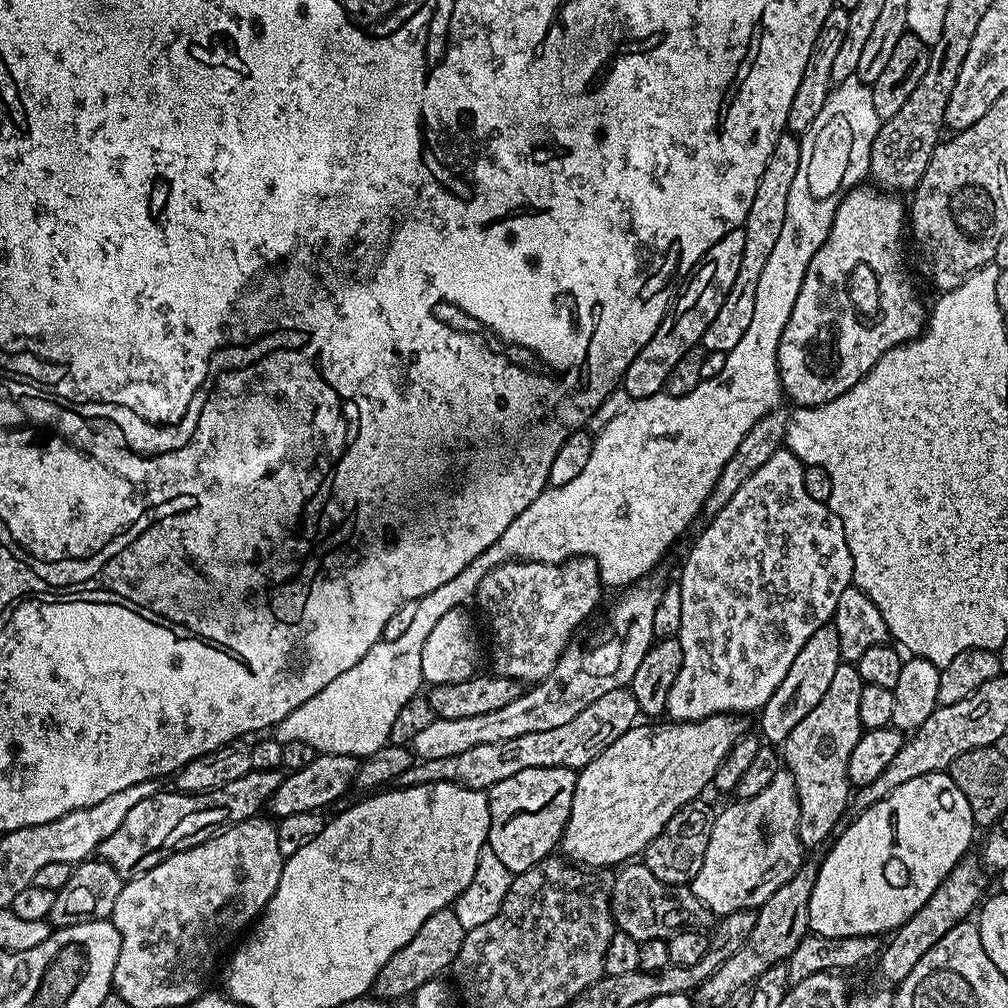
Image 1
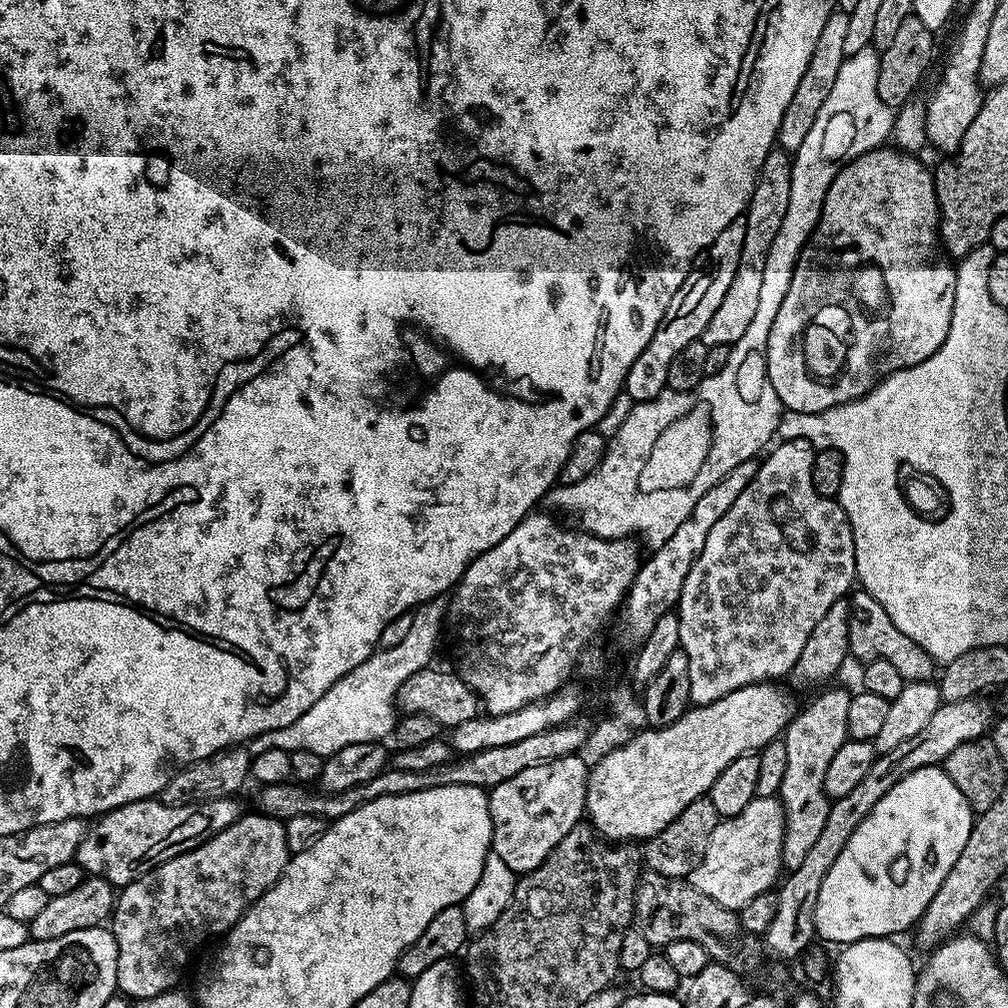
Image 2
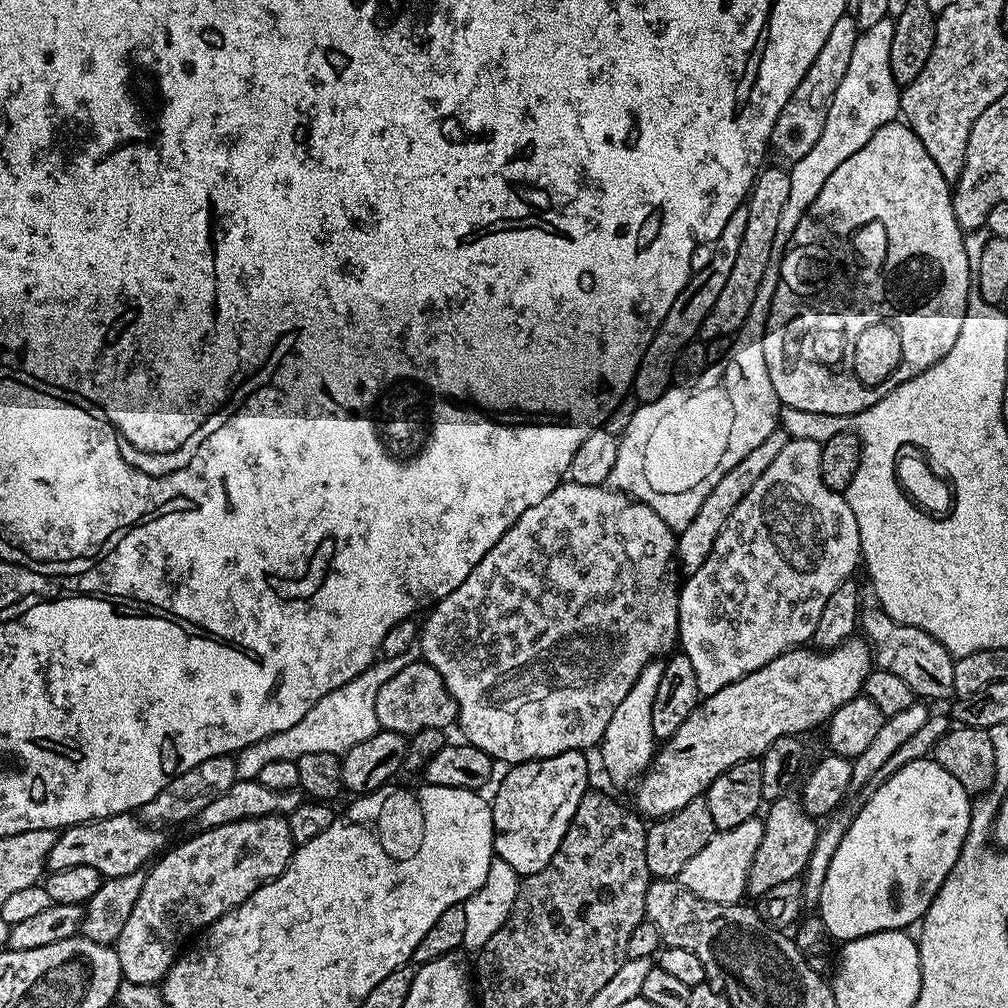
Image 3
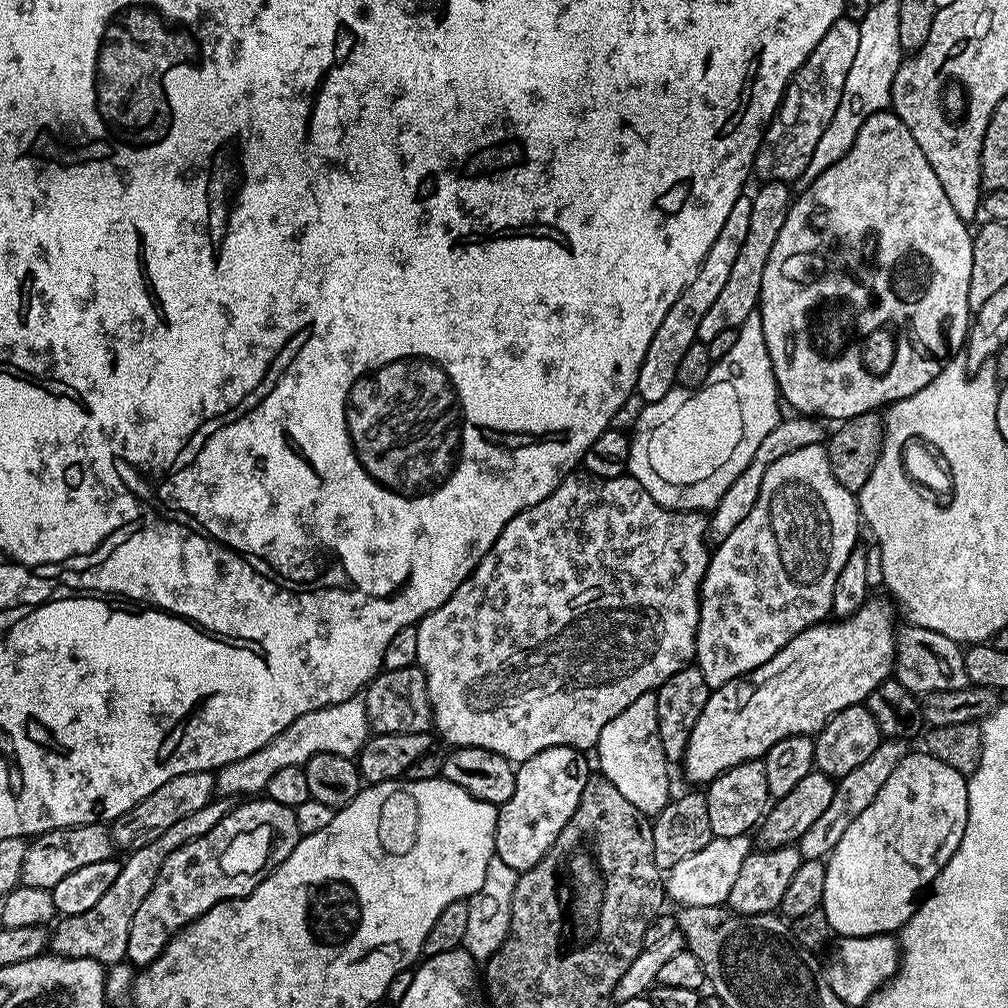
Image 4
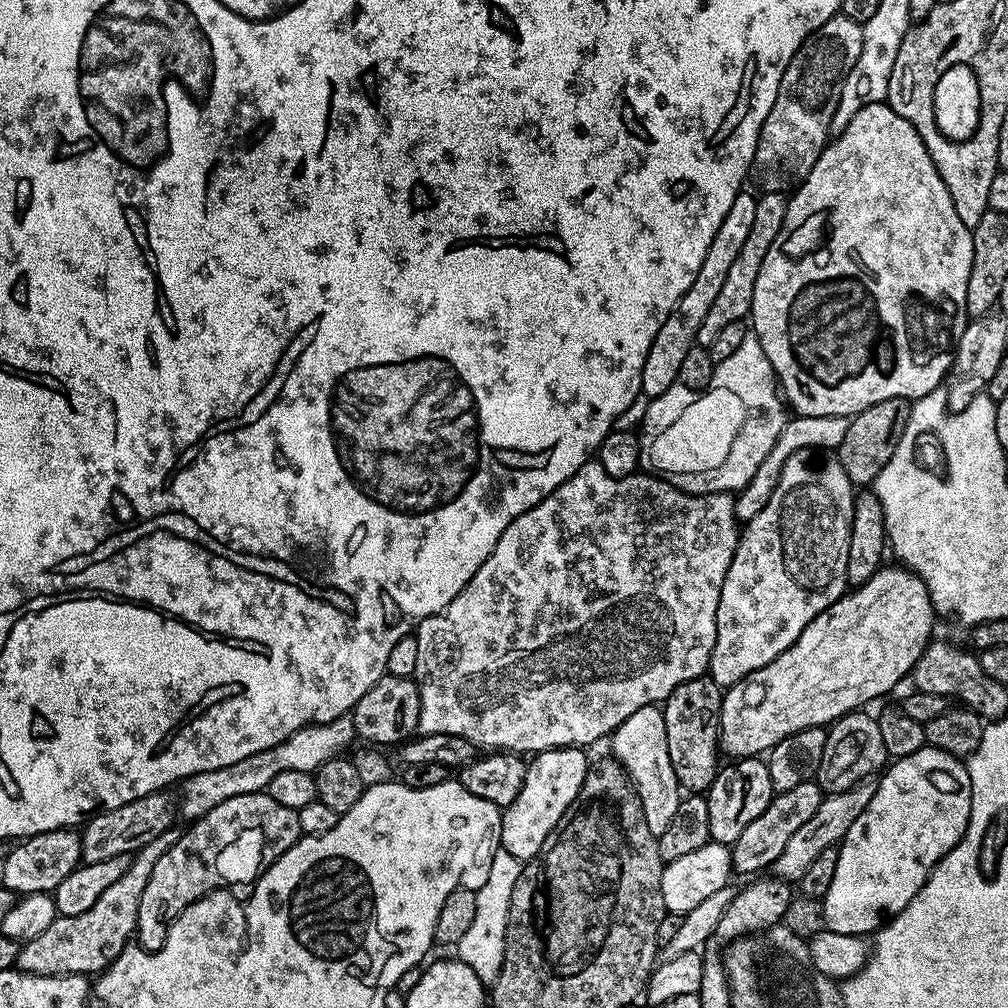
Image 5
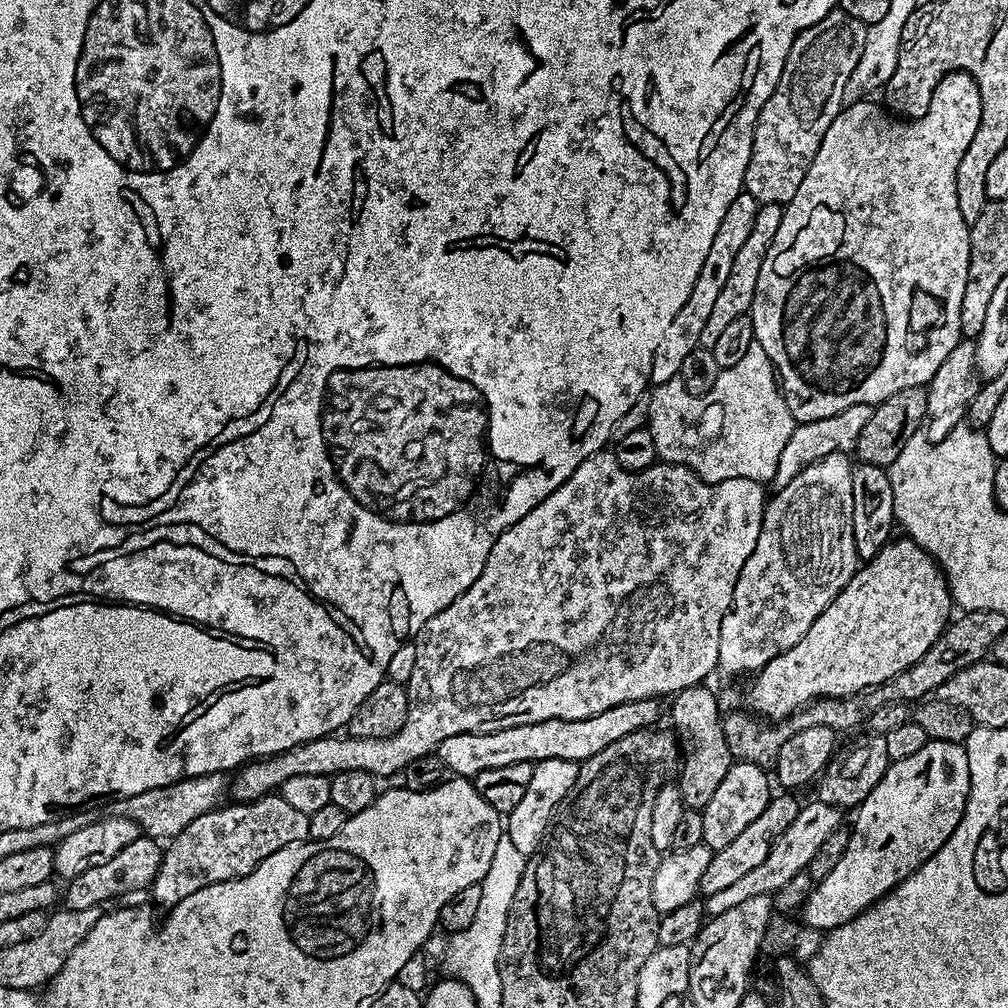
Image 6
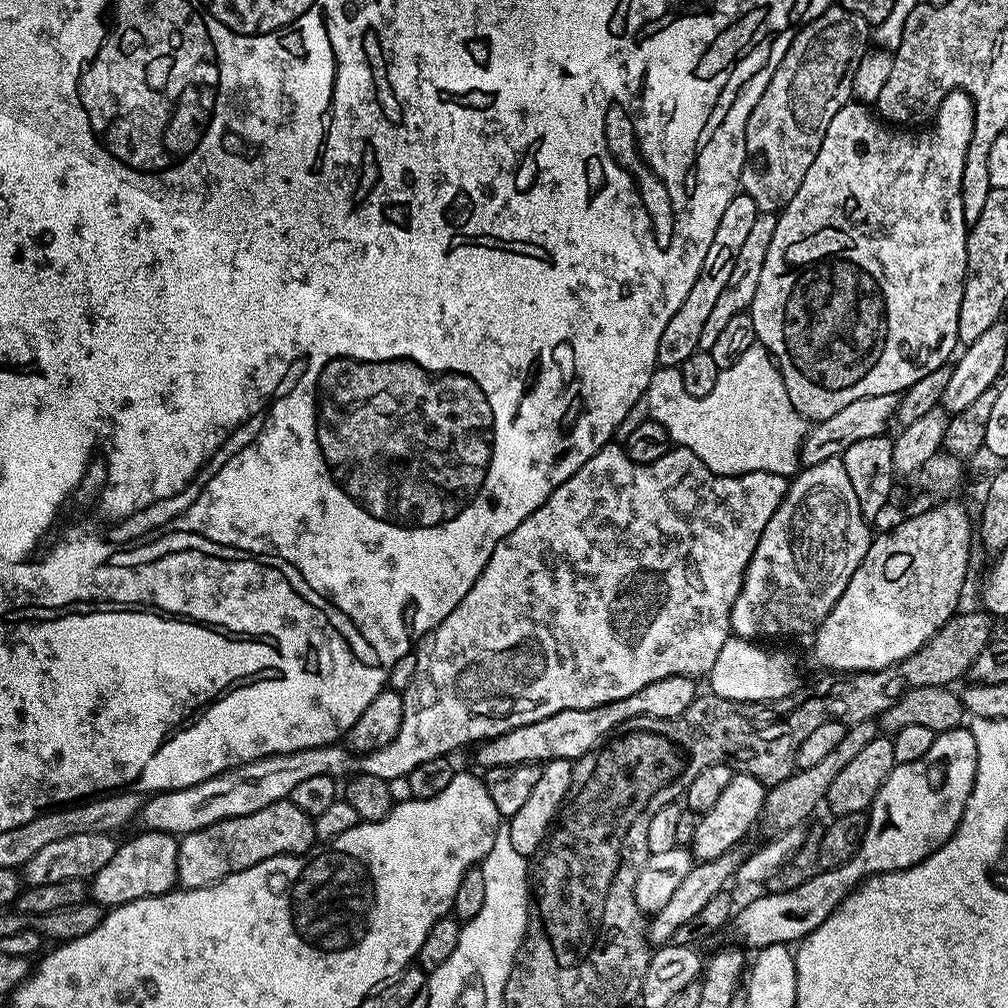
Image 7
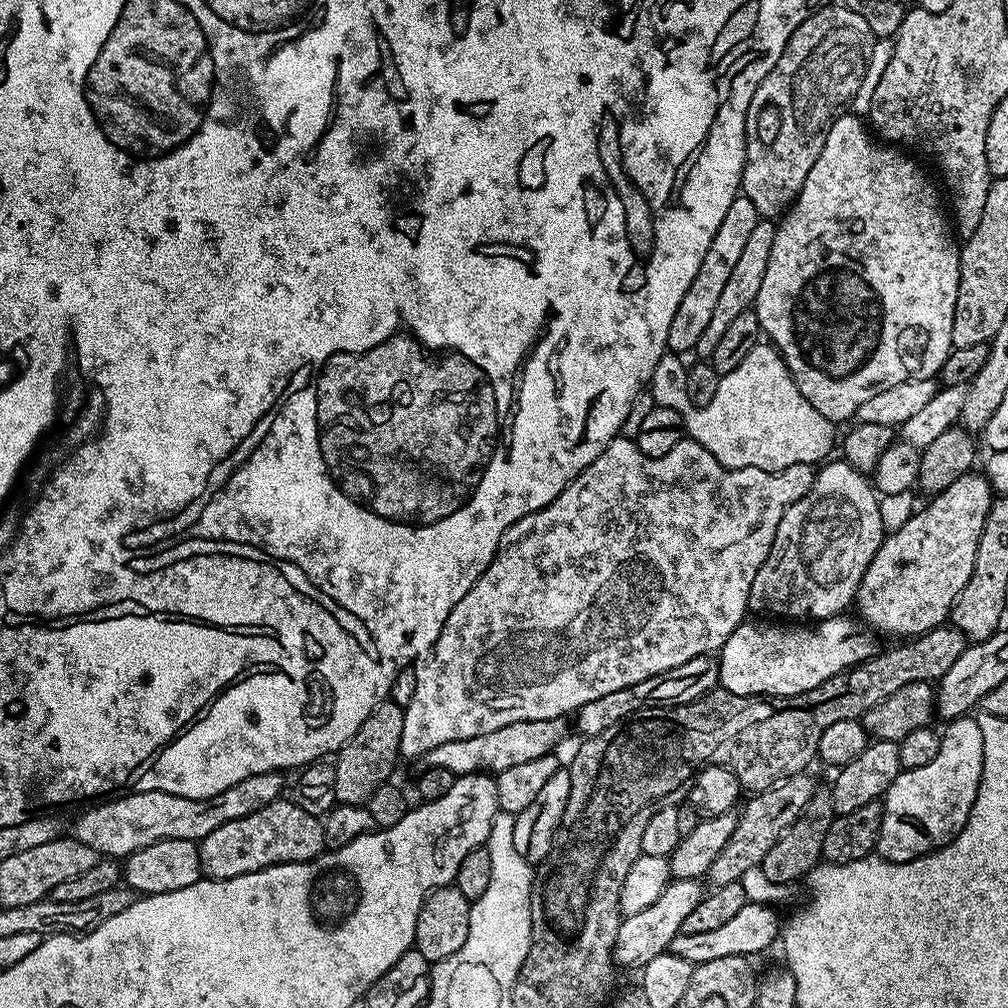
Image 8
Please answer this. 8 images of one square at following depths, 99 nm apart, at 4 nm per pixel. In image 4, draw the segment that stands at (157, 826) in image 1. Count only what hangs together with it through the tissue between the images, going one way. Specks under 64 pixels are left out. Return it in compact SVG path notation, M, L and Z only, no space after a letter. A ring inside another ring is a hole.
M103 823L79 824L69 828L55 828L41 832L25 847L20 884L51 890L68 874L94 862L113 859L114 845L111 831Z

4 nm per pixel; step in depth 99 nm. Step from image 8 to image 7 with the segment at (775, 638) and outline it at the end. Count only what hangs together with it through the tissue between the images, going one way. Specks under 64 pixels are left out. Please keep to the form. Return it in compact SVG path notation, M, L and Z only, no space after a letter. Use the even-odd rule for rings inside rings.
M729 638L718 650L714 666L710 673L712 679L711 695L721 696L738 702L766 704L770 700L781 700L797 691L796 668L788 661L784 652L771 652L768 648L759 648L759 643L739 638Z

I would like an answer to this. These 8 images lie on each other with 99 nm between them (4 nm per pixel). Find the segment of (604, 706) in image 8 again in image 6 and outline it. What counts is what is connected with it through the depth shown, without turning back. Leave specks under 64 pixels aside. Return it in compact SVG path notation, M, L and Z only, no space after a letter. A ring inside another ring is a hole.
M656 698L635 700L581 720L543 720L526 726L506 726L506 730L453 734L440 743L434 754L446 762L449 773L456 778L474 778L482 770L499 770L502 766L514 766L514 762L530 762L534 766L550 758L583 762L598 754L598 750L606 750L610 742L626 738L626 734L651 729L660 716L660 704Z

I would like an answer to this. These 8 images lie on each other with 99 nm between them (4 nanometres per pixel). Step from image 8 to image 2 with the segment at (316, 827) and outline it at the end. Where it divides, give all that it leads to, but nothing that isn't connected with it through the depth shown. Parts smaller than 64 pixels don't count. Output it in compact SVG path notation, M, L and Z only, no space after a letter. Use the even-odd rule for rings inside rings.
M248 814L241 815L240 819L234 821L230 826L226 826L226 830L222 830L222 834L214 834L214 838L202 842L202 846L198 846L189 852L178 854L178 858L170 858L166 862L162 862L154 870L142 874L142 878L125 884L119 889L118 895L115 897L115 908L112 909L110 917L110 931L112 937L116 939L116 945L118 946L118 974L116 975L116 986L127 999L135 1002L137 1000L145 1000L146 998L154 998L163 992L173 991L173 989L179 985L176 983L183 978L184 967L191 962L192 955L194 955L211 936L220 938L228 933L228 931L243 918L245 910L283 874L284 867L288 865L290 859L290 853L286 846L284 821L276 820L273 816L263 814L255 815L256 816L248 816Z

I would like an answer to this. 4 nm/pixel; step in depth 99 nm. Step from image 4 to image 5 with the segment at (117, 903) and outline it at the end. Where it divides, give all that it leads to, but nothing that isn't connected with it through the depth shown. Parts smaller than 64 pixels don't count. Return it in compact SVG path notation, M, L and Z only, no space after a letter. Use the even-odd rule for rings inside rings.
M173 826L158 834L154 842L146 842L146 846L142 846L131 857L128 872L107 887L90 910L73 917L57 915L56 920L50 922L50 927L38 934L38 938L23 941L19 945L15 967L21 972L39 976L82 976L103 972L133 939L138 902L142 902L146 882L150 882L150 874L158 858L162 858L162 854L166 854L166 850L178 842L180 833L181 829Z

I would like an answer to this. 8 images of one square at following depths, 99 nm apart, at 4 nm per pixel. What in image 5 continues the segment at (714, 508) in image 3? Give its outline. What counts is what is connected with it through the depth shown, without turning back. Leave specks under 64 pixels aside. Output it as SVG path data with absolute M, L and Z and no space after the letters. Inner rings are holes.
M796 414L793 417L793 420L791 417L785 423L782 434L778 434L778 442L774 442L770 454L766 454L762 466L758 466L754 478L750 478L746 487L735 493L737 521L752 520L754 514L758 514L758 510L762 510L762 506L766 506L766 502L778 482L782 466L786 466L786 458L790 458L790 454L798 454L798 450L806 450L807 448L836 450L846 435L849 422L849 417L846 416L801 416Z

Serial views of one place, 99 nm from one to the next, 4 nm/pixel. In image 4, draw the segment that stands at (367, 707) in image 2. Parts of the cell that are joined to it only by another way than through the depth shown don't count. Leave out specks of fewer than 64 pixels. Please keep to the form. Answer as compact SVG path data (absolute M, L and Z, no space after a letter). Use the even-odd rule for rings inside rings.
M360 698L338 702L333 708L319 708L310 714L302 714L302 718L290 722L290 726L282 730L282 734L266 742L262 750L254 750L254 754L246 754L246 758L238 758L238 762L230 762L215 769L216 792L224 798L255 797L267 789L270 778L282 766L302 766L314 754L359 757L369 735L366 706Z

